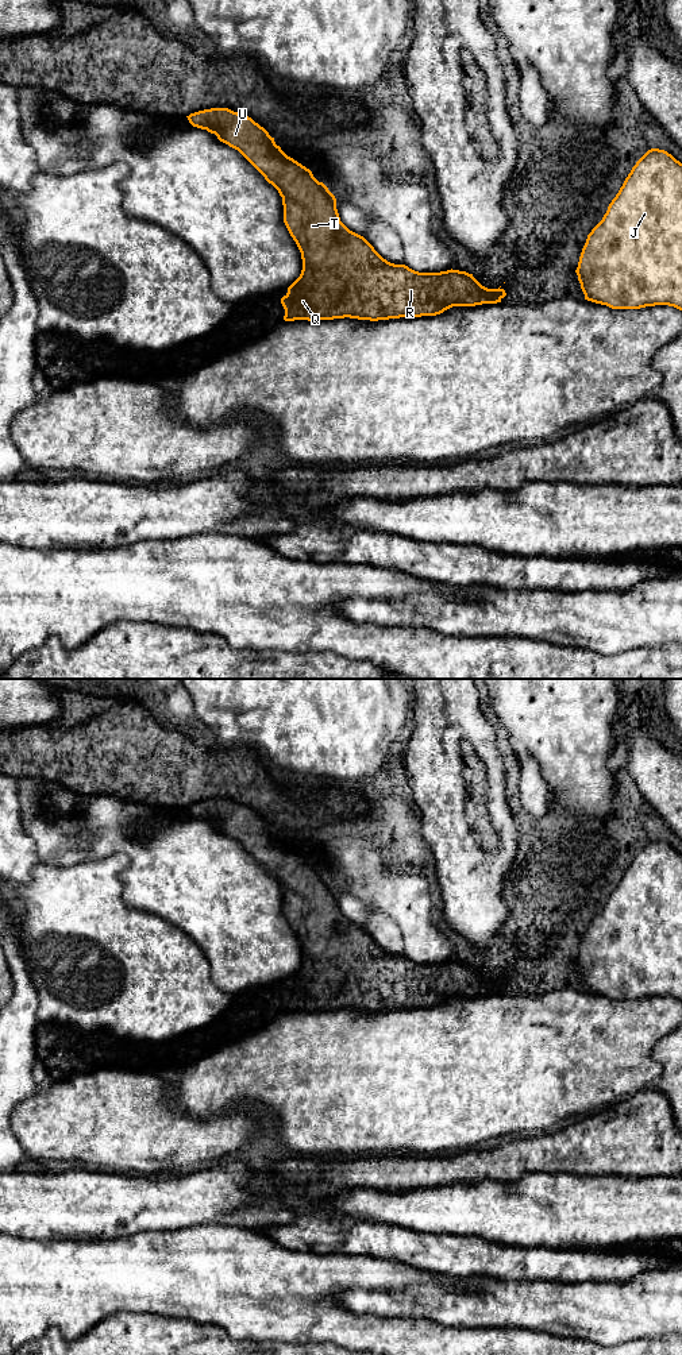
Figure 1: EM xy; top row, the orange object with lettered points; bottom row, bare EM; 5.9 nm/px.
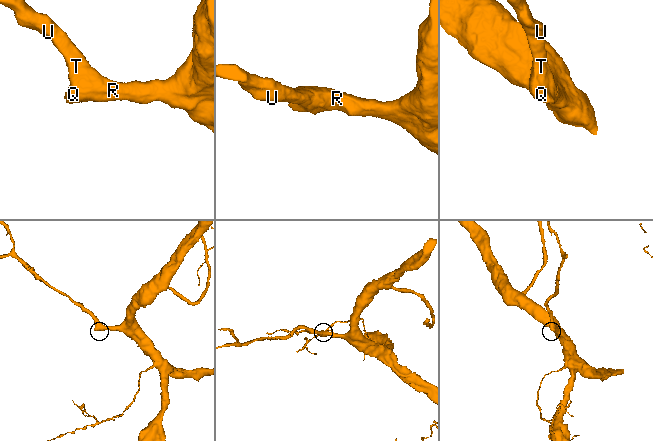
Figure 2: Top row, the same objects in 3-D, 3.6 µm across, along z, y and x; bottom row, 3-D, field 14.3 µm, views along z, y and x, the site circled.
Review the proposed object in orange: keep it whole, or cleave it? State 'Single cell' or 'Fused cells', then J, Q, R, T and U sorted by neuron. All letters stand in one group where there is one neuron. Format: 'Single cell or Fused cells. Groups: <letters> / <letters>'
Single cell. Groups: J Q R T U

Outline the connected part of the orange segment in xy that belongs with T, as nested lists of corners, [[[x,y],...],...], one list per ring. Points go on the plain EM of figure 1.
[[[228,799],[204,800],[186,808],[193,818],[215,825],[220,833],[238,841],[282,888],[284,914],[303,950],[300,968],[281,989],[285,1012],[436,1007],[452,997],[497,995],[506,987],[501,977],[488,980],[466,962],[419,964],[384,950],[363,927],[340,912],[336,889],[328,879],[309,860],[288,848],[251,808]]]

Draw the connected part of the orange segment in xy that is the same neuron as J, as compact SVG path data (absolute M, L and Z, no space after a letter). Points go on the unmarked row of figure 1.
M648 841L632 858L616 888L608 897L602 911L587 926L575 961L585 991L606 996L612 1000L640 1000L668 996L682 1001L682 854L664 841Z

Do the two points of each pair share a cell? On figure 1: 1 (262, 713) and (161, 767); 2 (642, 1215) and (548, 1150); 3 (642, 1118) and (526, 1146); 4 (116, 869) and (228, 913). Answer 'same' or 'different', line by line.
1: different
2: different
3: same
4: different

